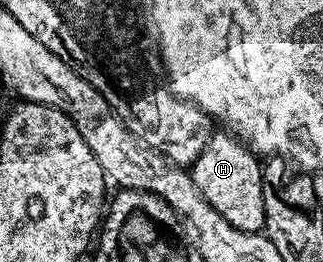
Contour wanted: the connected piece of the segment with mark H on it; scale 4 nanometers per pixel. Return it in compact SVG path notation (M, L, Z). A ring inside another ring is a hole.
M218 131L206 142L204 151L194 160L189 170L190 178L196 183L200 195L232 223L245 233L259 232L265 226L264 191L262 190L263 162L254 154L245 141L229 131Z

